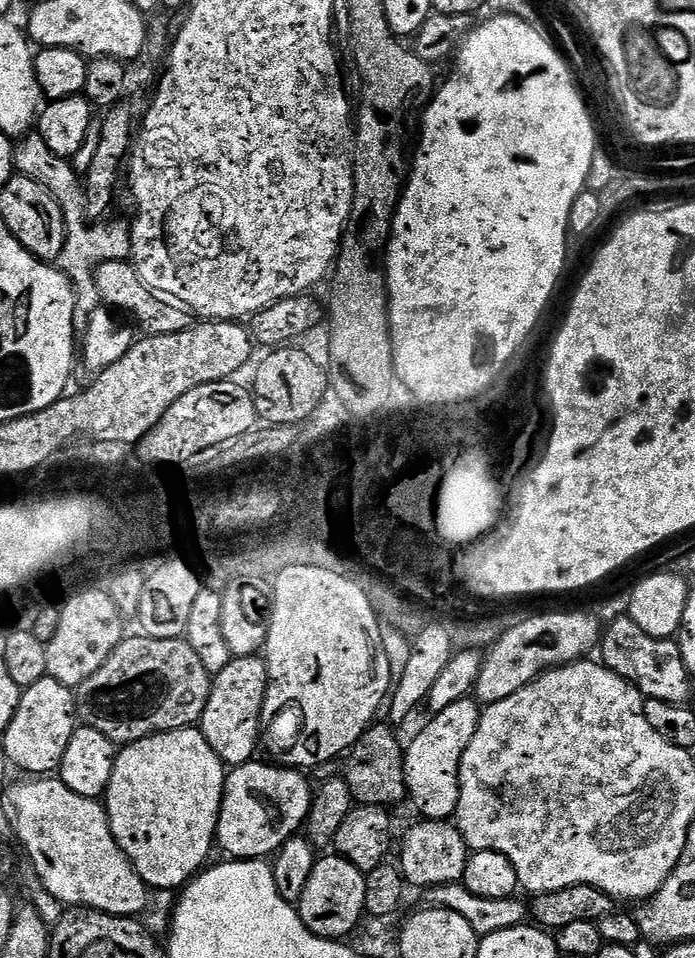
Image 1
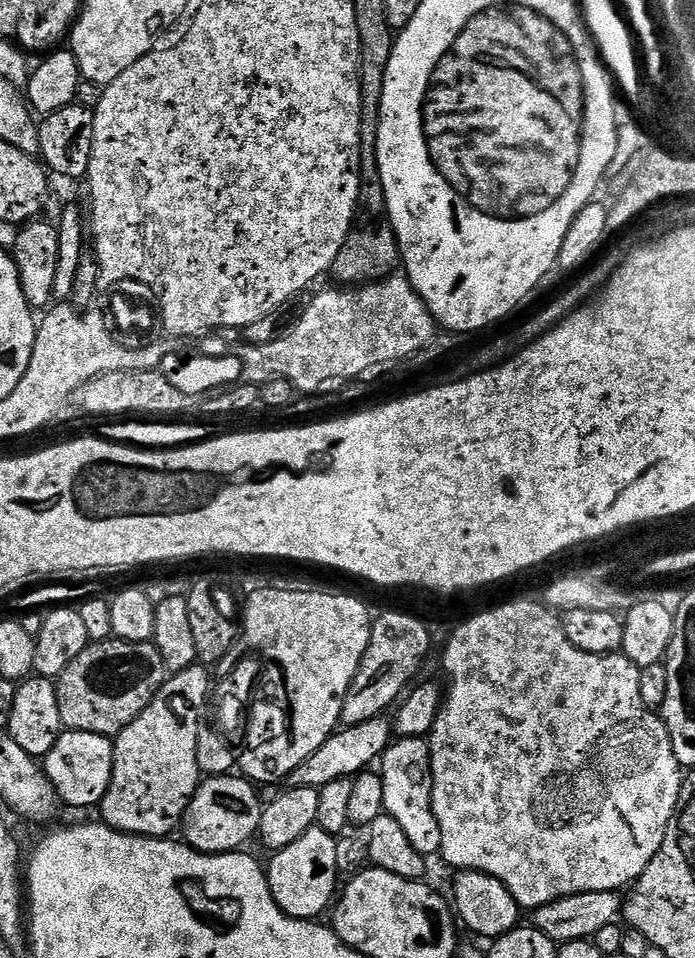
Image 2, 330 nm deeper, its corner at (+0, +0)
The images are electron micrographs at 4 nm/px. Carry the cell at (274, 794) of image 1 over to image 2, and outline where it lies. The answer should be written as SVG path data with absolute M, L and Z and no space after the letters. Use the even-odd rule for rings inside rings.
M240 774L207 777L192 795L184 812L182 833L188 847L209 854L243 849L244 843L260 830L262 799L256 791L257 785Z

